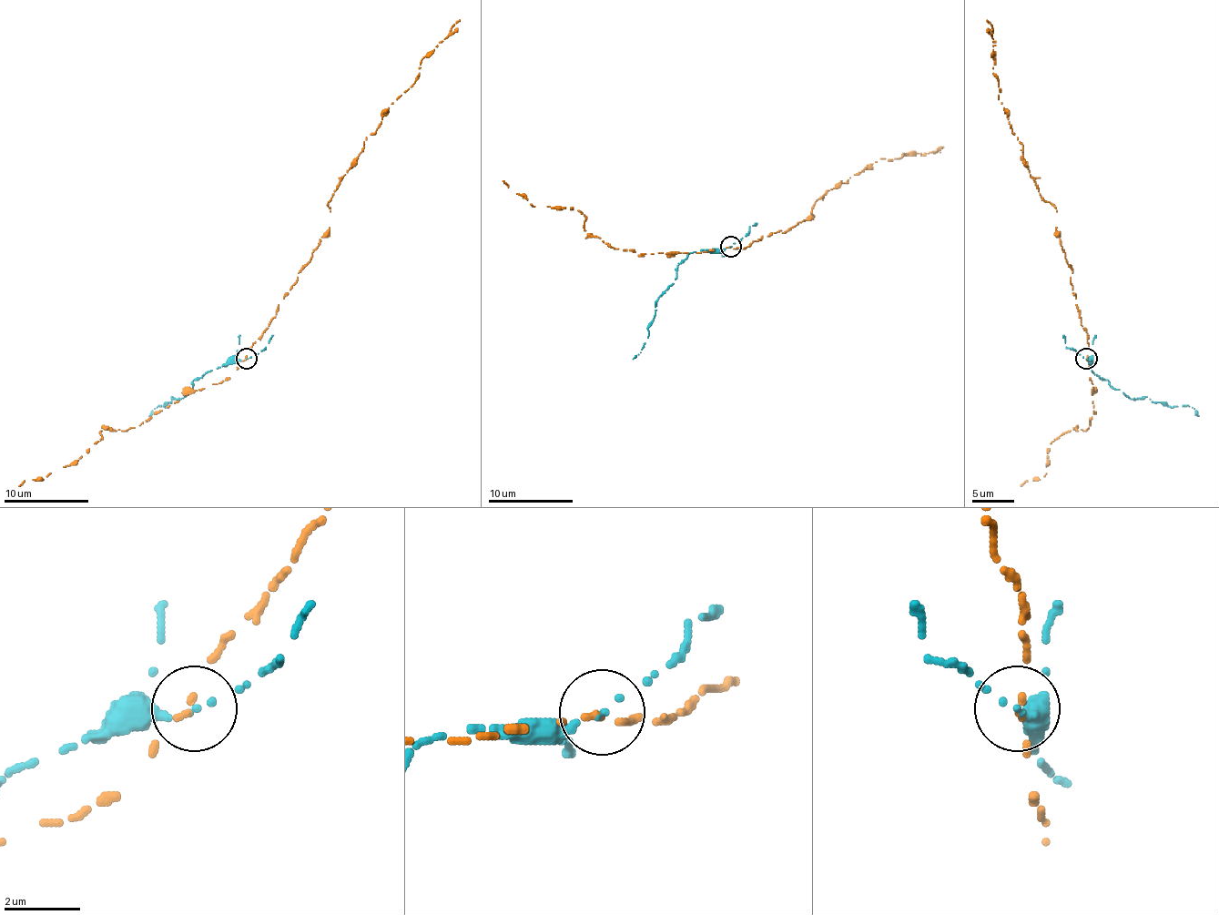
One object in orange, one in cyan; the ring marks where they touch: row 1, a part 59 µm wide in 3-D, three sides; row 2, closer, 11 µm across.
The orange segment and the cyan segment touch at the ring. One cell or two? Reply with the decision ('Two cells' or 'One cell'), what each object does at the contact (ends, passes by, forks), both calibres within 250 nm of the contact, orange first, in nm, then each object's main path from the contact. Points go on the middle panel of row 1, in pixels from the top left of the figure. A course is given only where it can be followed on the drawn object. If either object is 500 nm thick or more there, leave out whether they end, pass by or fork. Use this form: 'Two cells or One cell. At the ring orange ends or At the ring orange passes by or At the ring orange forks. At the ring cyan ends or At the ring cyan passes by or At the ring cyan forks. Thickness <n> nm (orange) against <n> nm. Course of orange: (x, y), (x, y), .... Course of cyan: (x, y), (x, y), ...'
Two cells. At the ring orange ends. At the ring cyan ends. Thickness 140 nm (orange) against 140 nm. Course of orange: (731, 247), (747, 247), (813, 218), (811, 207), (835, 186), (848, 183), (881, 157), (942, 147). Course of cyan: (731, 247), (695, 251), (675, 268), (675, 279), (655, 306), (642, 349), (634, 359)

